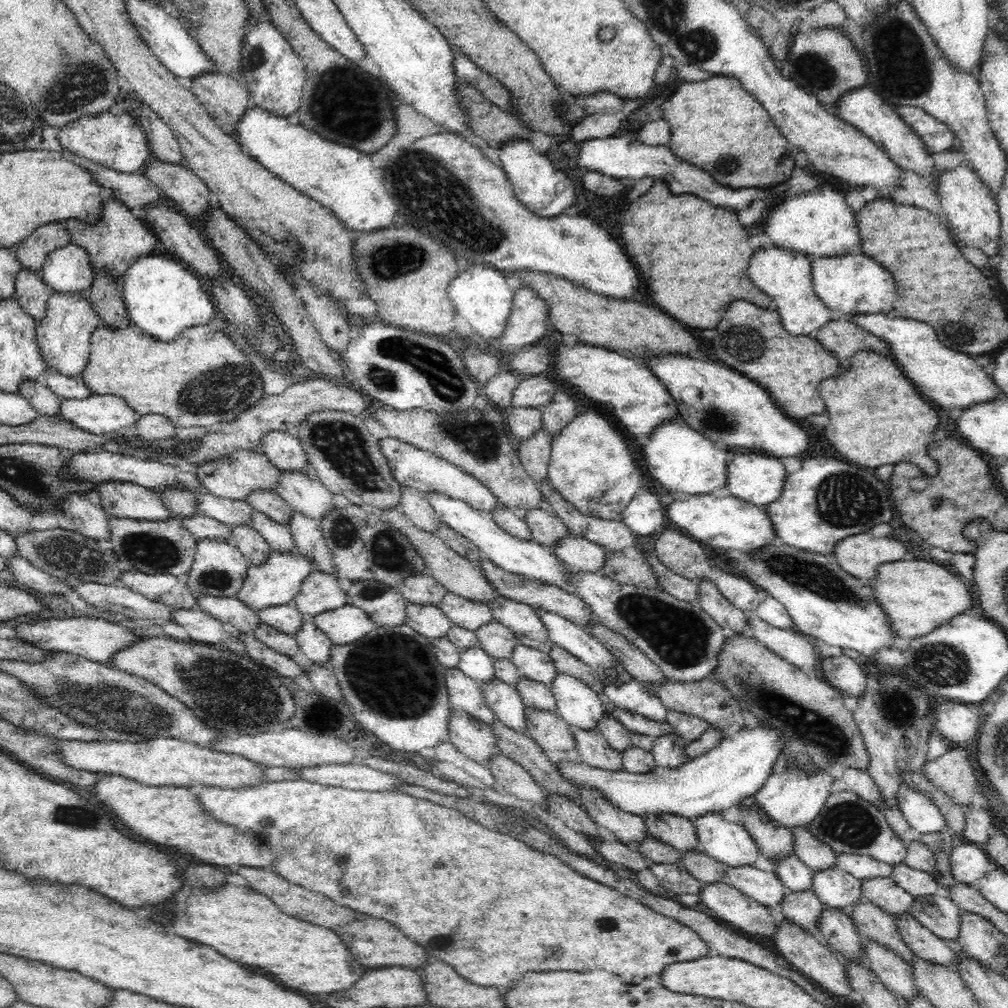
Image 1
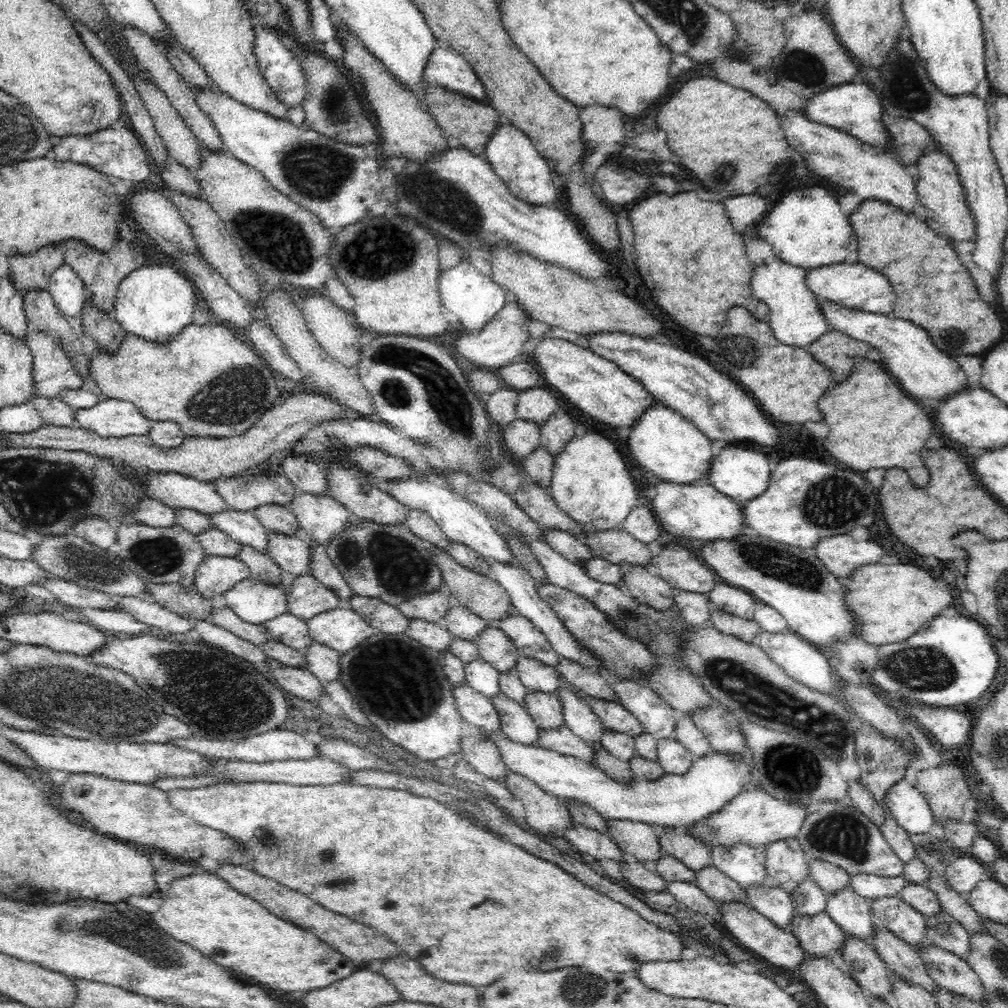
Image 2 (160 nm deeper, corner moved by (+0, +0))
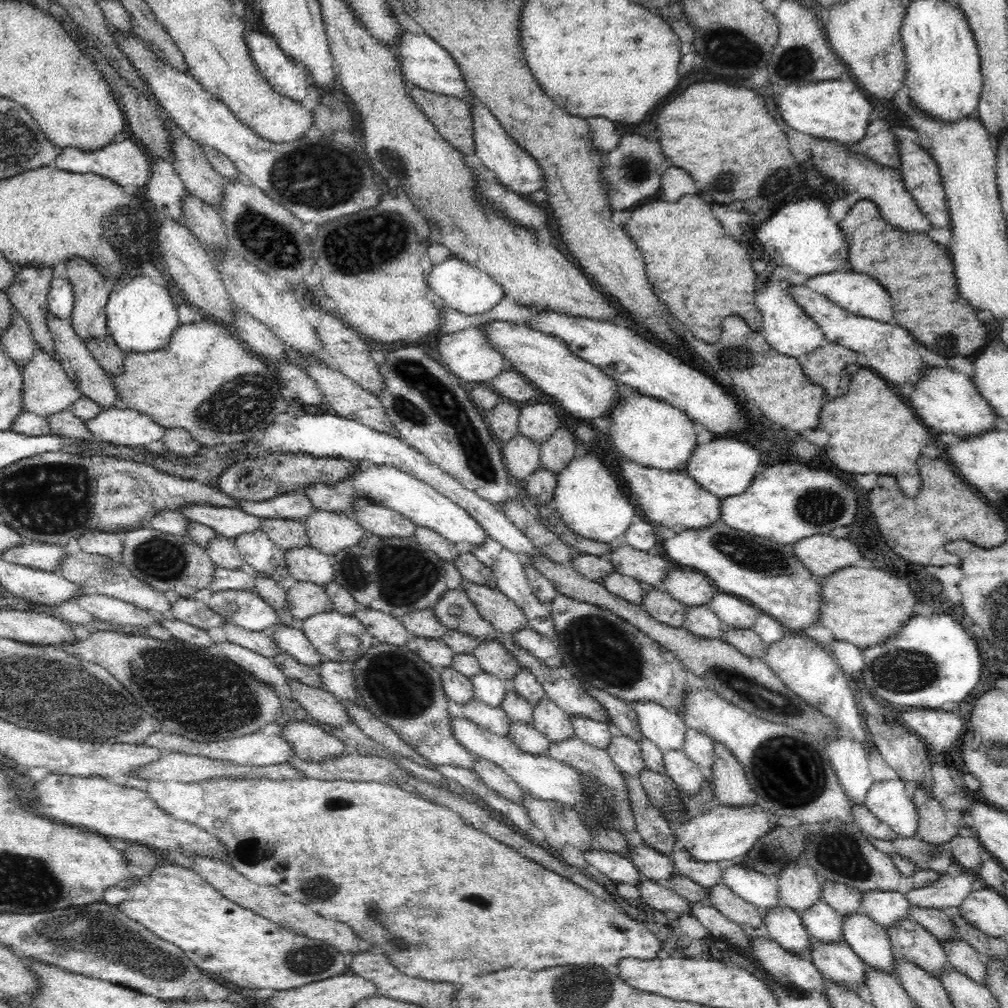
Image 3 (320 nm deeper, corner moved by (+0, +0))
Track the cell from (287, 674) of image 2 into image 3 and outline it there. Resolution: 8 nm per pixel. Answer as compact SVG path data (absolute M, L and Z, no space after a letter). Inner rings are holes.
M289 679L287 683L292 689L292 696L314 720L328 724L338 734L342 724L353 722L354 719L344 709L344 705L330 692L324 689L312 688L312 686L294 679Z

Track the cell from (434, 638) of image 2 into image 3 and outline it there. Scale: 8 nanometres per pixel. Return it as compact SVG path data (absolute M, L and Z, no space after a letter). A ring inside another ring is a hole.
M410 636L406 646L437 670L448 668L453 662L454 653L444 644L442 638Z

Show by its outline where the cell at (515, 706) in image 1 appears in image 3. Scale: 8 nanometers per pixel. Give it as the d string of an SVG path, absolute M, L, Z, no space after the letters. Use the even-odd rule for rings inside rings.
M511 722L508 736L526 754L549 754L551 741L533 723Z

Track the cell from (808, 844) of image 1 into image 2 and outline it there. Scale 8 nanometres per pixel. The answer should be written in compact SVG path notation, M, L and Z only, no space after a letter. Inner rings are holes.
M807 857L807 863L809 879L815 882L827 895L850 886L850 874L834 866L831 862L822 862Z

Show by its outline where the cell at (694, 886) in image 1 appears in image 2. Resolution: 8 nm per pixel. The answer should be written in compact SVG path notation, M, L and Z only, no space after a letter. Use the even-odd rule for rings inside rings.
M668 882L667 891L682 902L685 908L700 915L712 914L716 924L722 922L720 905L714 902L697 884L691 882Z

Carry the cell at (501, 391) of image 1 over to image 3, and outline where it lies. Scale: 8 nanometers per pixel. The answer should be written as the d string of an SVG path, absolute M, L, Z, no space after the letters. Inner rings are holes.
M502 399L494 408L483 412L483 421L500 444L510 442L516 436L521 404Z

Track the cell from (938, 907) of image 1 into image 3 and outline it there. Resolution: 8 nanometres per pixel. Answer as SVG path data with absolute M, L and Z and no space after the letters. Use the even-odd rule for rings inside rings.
M958 936L940 944L948 955L949 967L959 970L978 984L986 985L986 962L975 948Z

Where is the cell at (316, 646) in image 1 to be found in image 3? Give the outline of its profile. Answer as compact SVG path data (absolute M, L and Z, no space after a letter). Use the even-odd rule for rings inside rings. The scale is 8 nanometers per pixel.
M327 660L317 667L324 682L325 689L334 695L338 701L349 700L350 702L359 702L357 685L351 669L351 661L336 662Z

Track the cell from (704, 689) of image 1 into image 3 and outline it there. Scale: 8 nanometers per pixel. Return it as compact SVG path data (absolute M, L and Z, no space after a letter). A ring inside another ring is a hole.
M714 740L714 764L707 773L716 802L722 806L752 806L759 804L751 789L743 766L721 743Z

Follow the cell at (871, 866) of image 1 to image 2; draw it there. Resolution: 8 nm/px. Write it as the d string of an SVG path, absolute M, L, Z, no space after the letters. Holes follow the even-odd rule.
M850 874L850 886L858 896L872 901L882 896L900 898L900 892L908 886L908 881L902 875L884 877L875 874Z

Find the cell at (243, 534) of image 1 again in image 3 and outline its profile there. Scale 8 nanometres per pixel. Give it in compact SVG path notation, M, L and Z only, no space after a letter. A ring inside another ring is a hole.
M255 577L254 592L276 611L279 623L284 626L299 626L300 623L293 618L289 610L287 591L283 588L282 584L272 580L270 577Z

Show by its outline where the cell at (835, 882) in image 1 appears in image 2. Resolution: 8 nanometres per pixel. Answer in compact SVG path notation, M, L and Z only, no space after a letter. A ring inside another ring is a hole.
M851 886L828 894L826 910L845 934L868 942L872 938L875 926L872 922L872 905L864 897L858 896Z

